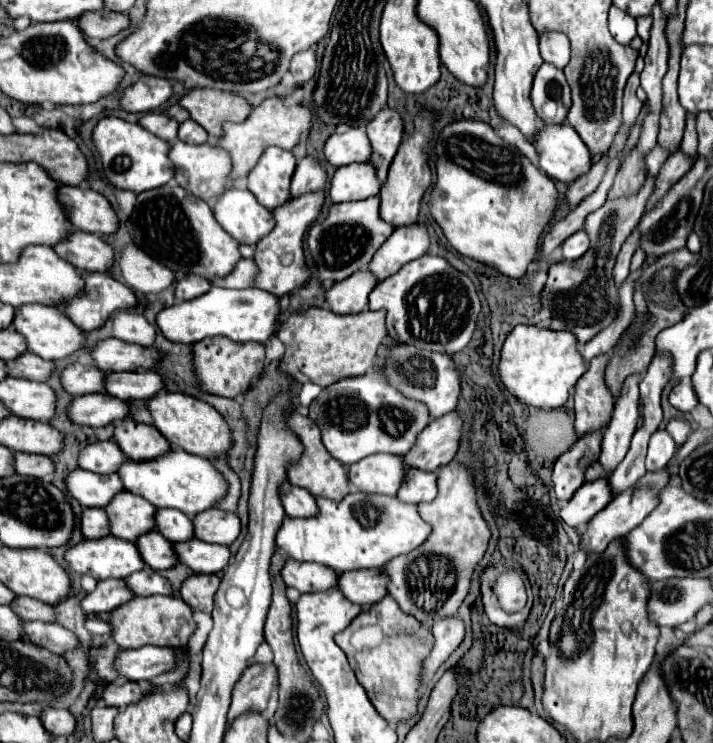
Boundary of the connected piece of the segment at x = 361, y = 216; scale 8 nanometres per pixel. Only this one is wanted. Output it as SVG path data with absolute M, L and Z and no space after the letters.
M372 196L358 202L334 204L328 212L328 218L320 224L314 224L308 232L308 250L318 266L320 280L344 280L358 270L368 268L374 252L386 242L394 232L392 224L386 224L380 218L380 196Z

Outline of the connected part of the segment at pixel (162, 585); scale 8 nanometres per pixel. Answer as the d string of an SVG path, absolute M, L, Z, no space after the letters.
M152 568L134 572L134 576L128 576L126 582L136 596L152 596L152 594L168 596L170 594L170 584L166 584L166 580L162 580L162 576Z

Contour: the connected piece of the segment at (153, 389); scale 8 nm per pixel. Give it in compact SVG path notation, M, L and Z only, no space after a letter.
M110 372L106 374L106 392L120 400L152 398L166 388L164 378L154 372Z

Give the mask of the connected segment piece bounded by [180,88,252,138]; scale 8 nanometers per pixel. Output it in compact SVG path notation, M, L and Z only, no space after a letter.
M190 90L182 96L180 106L184 106L192 120L198 122L210 136L222 136L224 122L242 122L250 116L250 102L234 92L218 92L218 90Z

